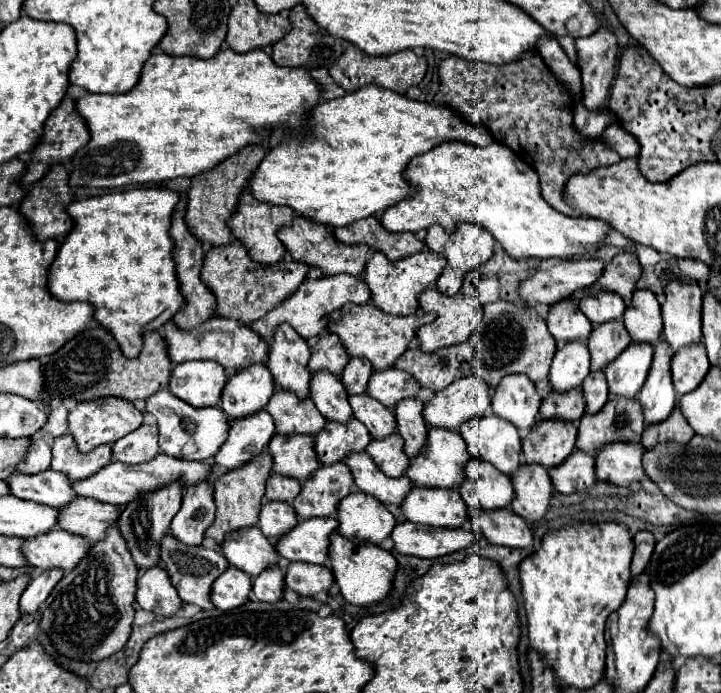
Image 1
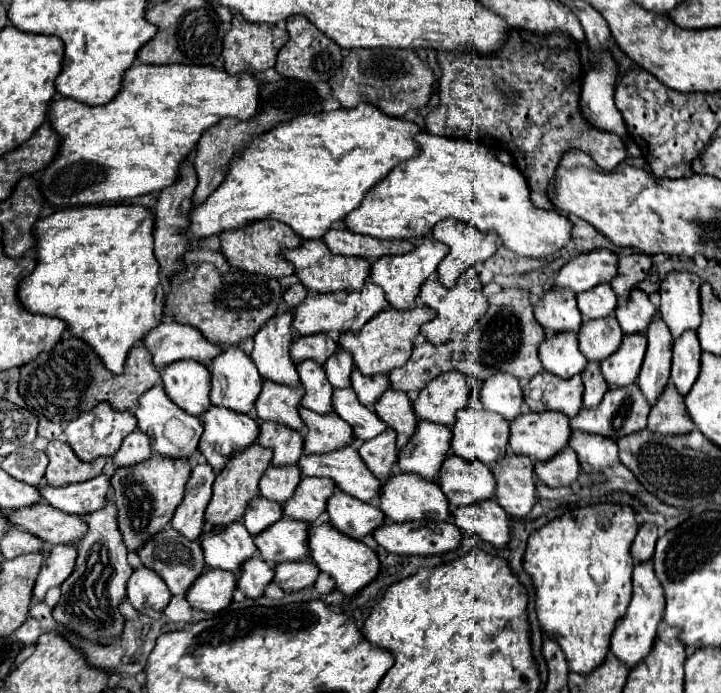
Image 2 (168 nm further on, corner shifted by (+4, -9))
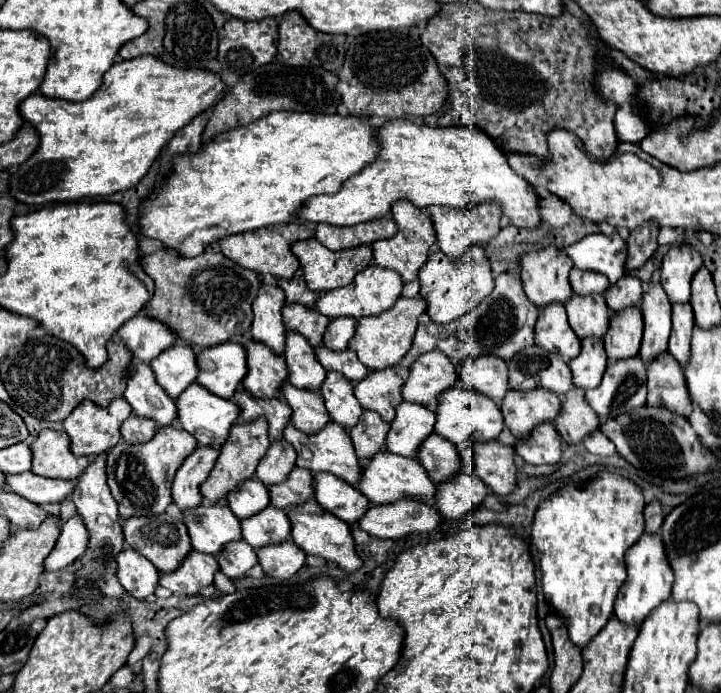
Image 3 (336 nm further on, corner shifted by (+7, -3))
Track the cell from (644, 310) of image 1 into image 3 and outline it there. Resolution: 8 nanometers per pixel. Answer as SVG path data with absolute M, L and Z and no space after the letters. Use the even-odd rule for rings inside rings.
M625 274L619 282L611 284L609 290L603 296L605 296L607 306L613 312L617 312L621 308L627 308L627 306L641 306L641 296L643 296L641 280Z

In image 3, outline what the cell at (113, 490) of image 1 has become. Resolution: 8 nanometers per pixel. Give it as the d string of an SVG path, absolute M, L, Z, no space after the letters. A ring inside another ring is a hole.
M33 472L5 476L5 486L11 492L15 492L15 494L19 494L25 500L35 502L35 504L61 502L63 498L67 498L73 492L73 484L69 480L43 478L43 476L37 476Z

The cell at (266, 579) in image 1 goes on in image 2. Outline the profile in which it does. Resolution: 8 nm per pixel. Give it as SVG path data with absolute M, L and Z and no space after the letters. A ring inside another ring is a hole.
M252 558L242 566L238 590L248 598L260 598L264 594L264 588L272 582L272 578L274 568L260 558Z

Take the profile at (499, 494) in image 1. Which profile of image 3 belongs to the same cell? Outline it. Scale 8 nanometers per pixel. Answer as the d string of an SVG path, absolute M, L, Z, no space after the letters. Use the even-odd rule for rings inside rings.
M435 432L421 444L417 460L435 484L451 480L461 470L459 450L453 446L453 442L441 438Z

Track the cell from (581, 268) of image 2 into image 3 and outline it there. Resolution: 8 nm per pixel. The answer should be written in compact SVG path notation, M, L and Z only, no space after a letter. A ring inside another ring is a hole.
M617 232L589 234L577 244L569 246L567 254L579 270L601 272L609 278L611 284L615 284L625 274L627 244Z

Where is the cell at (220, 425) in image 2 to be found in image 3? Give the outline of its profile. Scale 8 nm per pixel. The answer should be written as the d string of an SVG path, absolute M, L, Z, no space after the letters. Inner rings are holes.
M193 382L193 386L187 386L185 394L181 394L181 398L175 398L175 402L177 402L177 418L183 426L183 430L193 434L197 444L201 444L201 446L221 448L223 442L227 440L229 428L233 426L233 422L239 416L239 408L231 400L223 400L223 398L217 398L215 394L209 394L197 382Z

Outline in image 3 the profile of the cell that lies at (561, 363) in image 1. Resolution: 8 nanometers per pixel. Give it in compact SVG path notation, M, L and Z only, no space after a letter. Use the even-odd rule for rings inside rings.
M549 306L549 310L541 310L535 324L535 342L541 348L557 352L569 360L579 354L581 340L567 322L565 306Z

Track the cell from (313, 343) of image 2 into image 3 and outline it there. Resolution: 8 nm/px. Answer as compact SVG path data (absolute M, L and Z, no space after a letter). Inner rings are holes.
M291 302L291 304L285 304L283 324L287 330L295 330L303 334L311 346L317 346L323 340L329 318L325 318L315 308L307 308L299 302Z

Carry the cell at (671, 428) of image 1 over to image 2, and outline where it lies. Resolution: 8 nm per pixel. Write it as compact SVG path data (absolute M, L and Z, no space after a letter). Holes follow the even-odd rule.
M670 382L660 400L652 406L648 416L648 430L662 436L682 436L694 430L692 420L688 418L684 398L676 392L676 386Z

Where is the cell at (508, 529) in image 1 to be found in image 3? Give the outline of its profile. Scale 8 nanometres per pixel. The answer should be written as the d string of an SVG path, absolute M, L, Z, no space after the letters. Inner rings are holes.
M461 472L457 478L453 478L453 482L447 482L447 486L437 486L435 508L443 518L459 520L469 510L479 506L485 496L487 488L481 478L477 478L477 474Z

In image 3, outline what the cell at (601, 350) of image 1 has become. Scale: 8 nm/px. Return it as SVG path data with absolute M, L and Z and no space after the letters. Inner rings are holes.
M573 298L569 300L567 316L569 316L569 326L579 338L587 336L603 336L609 326L611 310L605 304L605 298Z

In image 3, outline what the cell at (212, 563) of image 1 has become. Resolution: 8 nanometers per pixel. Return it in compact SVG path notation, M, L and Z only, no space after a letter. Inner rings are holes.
M159 514L159 516L133 516L123 520L123 534L127 544L141 552L147 560L155 564L159 572L171 572L175 570L183 558L191 552L191 540L187 534L187 526L181 520L171 518L169 514Z

